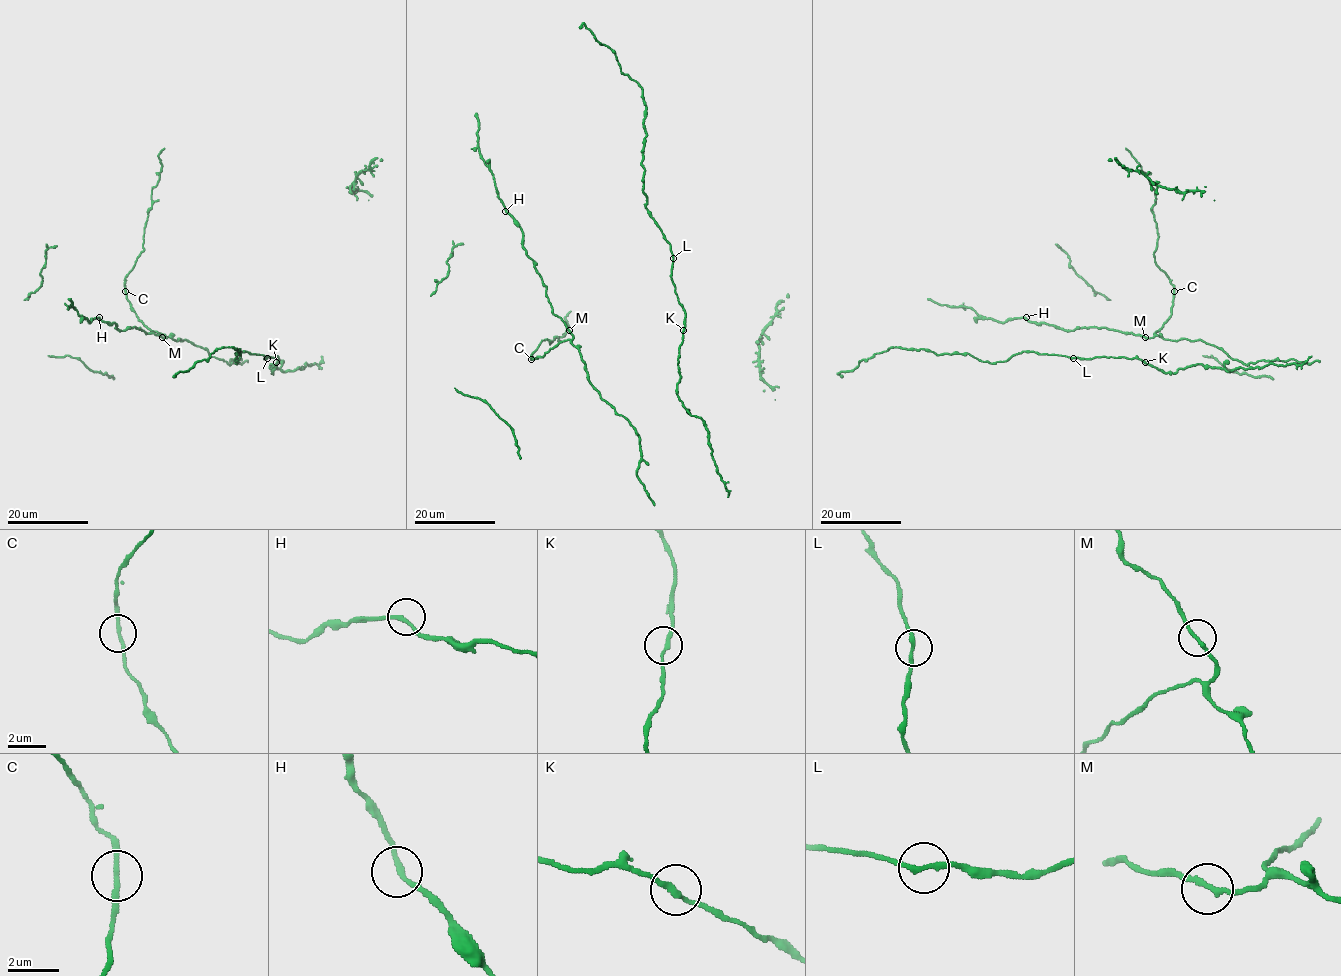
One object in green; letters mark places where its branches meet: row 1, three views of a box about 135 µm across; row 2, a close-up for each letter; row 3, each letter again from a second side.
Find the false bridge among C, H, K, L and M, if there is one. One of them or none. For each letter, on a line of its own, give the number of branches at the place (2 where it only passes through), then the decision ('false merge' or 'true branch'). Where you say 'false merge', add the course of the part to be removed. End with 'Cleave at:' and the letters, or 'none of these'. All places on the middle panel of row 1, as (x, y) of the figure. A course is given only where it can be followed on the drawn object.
C: 2 | true branch
H: 2 | true branch
K: 2 | true branch
L: 2 | true branch
M: 2 | true branch
Cleave at: none of these

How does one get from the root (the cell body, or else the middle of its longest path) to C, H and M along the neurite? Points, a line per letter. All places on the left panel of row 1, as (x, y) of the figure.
C: (205, 350), (186, 339), (175, 340), (152, 331), (138, 318), (125, 291)
H: (205, 350), (186, 339), (175, 340), (147, 333), (139, 327), (119, 330), (115, 323), (104, 322), (99, 317)
M: (205, 350), (186, 339), (162, 337)

